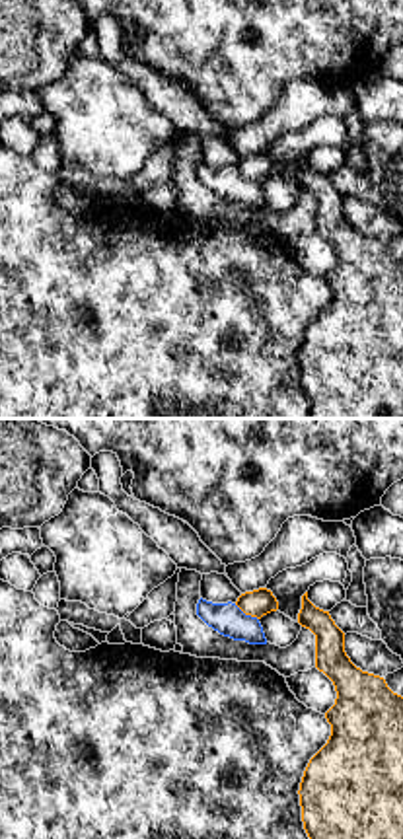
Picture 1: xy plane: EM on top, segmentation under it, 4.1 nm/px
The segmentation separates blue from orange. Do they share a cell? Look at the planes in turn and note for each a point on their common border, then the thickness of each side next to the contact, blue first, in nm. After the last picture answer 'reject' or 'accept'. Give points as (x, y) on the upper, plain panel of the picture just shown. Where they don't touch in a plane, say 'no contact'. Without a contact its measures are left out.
meets blue at (244, 178); 140 nm thick on the blue side, 110 nm on the other

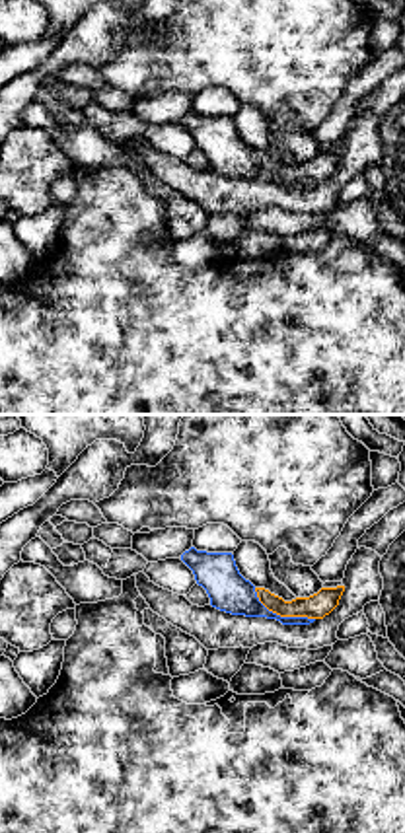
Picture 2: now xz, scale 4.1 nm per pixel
meets blue at (279, 180); 170 nm thick on the blue side, 100 nm on the other

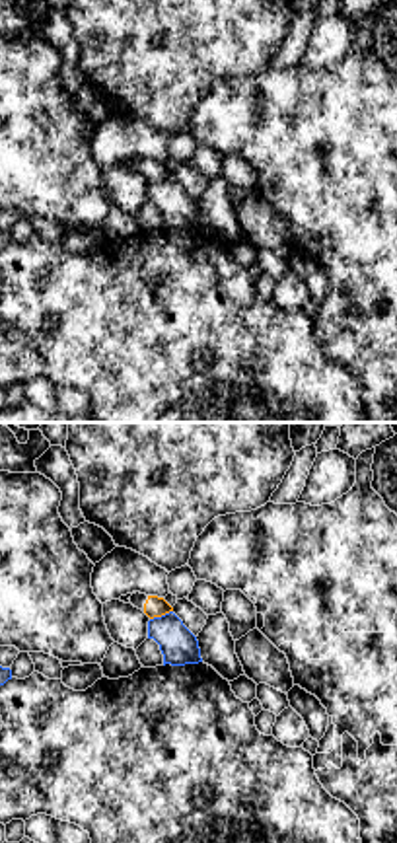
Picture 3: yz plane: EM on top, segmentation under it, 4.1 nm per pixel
meets blue at (162, 180); 150 nm thick on the blue side, 90 nm on the other

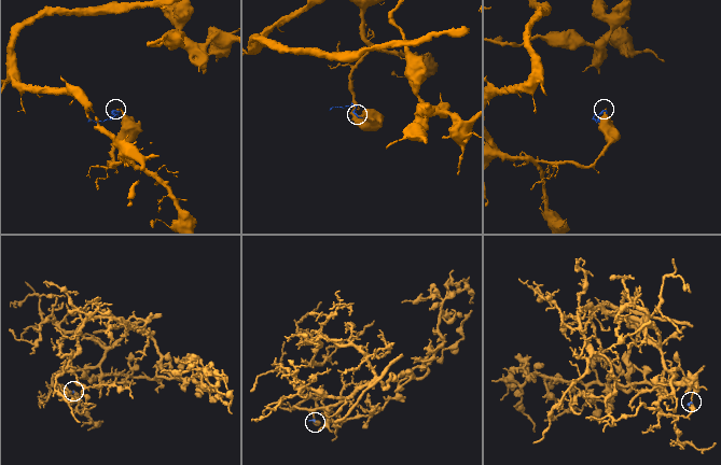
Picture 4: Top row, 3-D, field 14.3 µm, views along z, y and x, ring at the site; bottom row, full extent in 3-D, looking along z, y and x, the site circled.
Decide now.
reject

